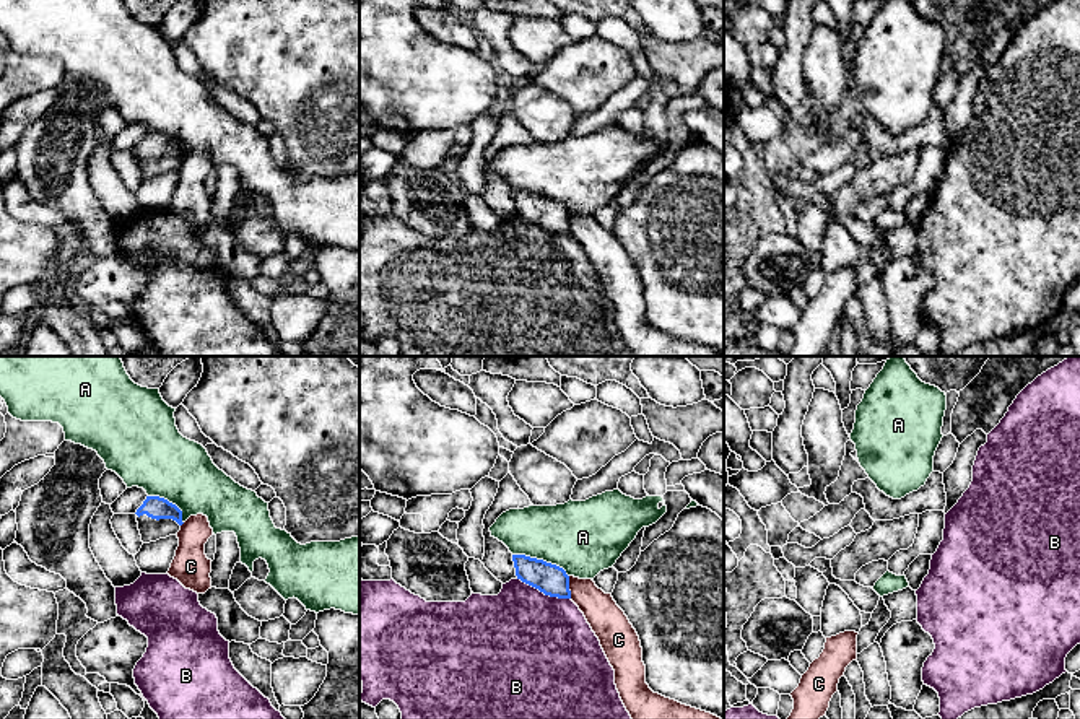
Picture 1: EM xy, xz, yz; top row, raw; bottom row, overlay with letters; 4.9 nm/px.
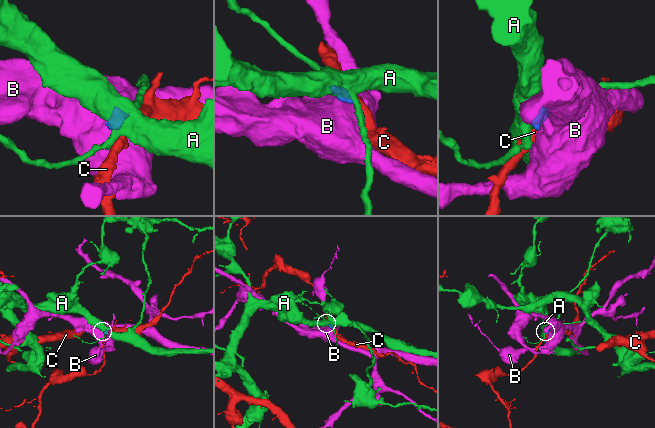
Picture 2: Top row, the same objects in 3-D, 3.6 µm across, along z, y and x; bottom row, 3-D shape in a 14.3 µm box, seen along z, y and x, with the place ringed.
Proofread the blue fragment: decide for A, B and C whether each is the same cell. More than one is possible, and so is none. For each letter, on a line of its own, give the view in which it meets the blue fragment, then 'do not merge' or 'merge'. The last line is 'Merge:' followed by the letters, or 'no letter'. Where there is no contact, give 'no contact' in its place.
A: xz | do not merge
B: xz | do not merge
C: xz | do not merge
Merge: no letter

